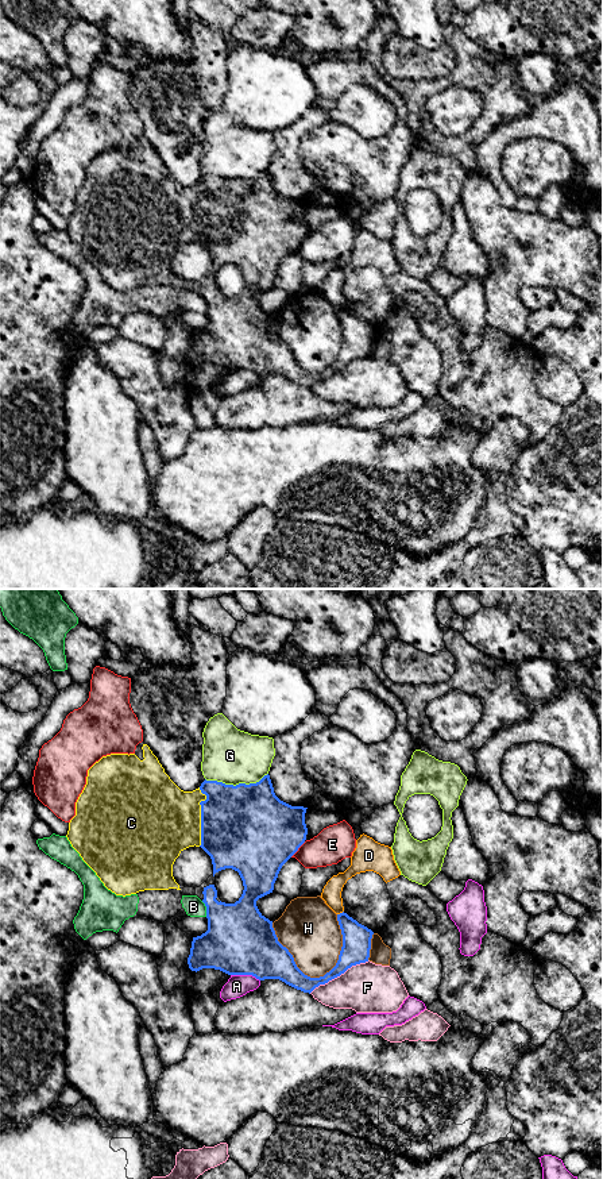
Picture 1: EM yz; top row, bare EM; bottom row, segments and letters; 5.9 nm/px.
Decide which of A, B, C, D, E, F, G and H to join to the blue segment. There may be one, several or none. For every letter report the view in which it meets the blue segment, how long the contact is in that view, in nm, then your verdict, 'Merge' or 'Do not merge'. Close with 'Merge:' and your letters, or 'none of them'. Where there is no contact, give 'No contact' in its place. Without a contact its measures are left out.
A: Touches blue in yz. Shared border 180 nm. Do not merge
B: Touches blue in yz. Shared border 100 nm. Do not merge
C: Touches blue in yz. Shared border 360 nm. Merge
D: Touches blue in yz. Shared border 50 nm. Do not merge
E: Touches blue in yz. Shared border 130 nm. Do not merge
F: Touches blue in yz. Shared border 400 nm. Do not merge
G: Touches blue in yz. Shared border 380 nm. Do not merge
H: Touches blue in yz. Shared border 460 nm. Do not merge
Merge: C

